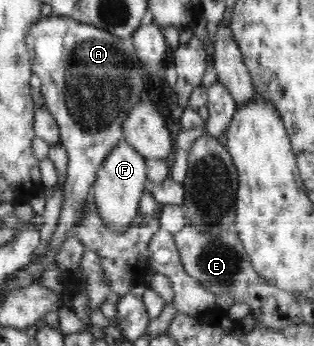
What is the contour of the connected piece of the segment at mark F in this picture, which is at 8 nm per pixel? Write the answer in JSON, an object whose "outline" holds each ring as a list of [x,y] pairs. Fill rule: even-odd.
{"outline":[[[126,140],[119,142],[104,159],[96,173],[96,180],[92,184],[92,198],[96,203],[96,211],[104,219],[105,226],[115,231],[124,231],[132,225],[132,219],[139,210],[139,202],[145,185],[148,183],[146,176],[146,158],[134,147],[128,145]]]}

